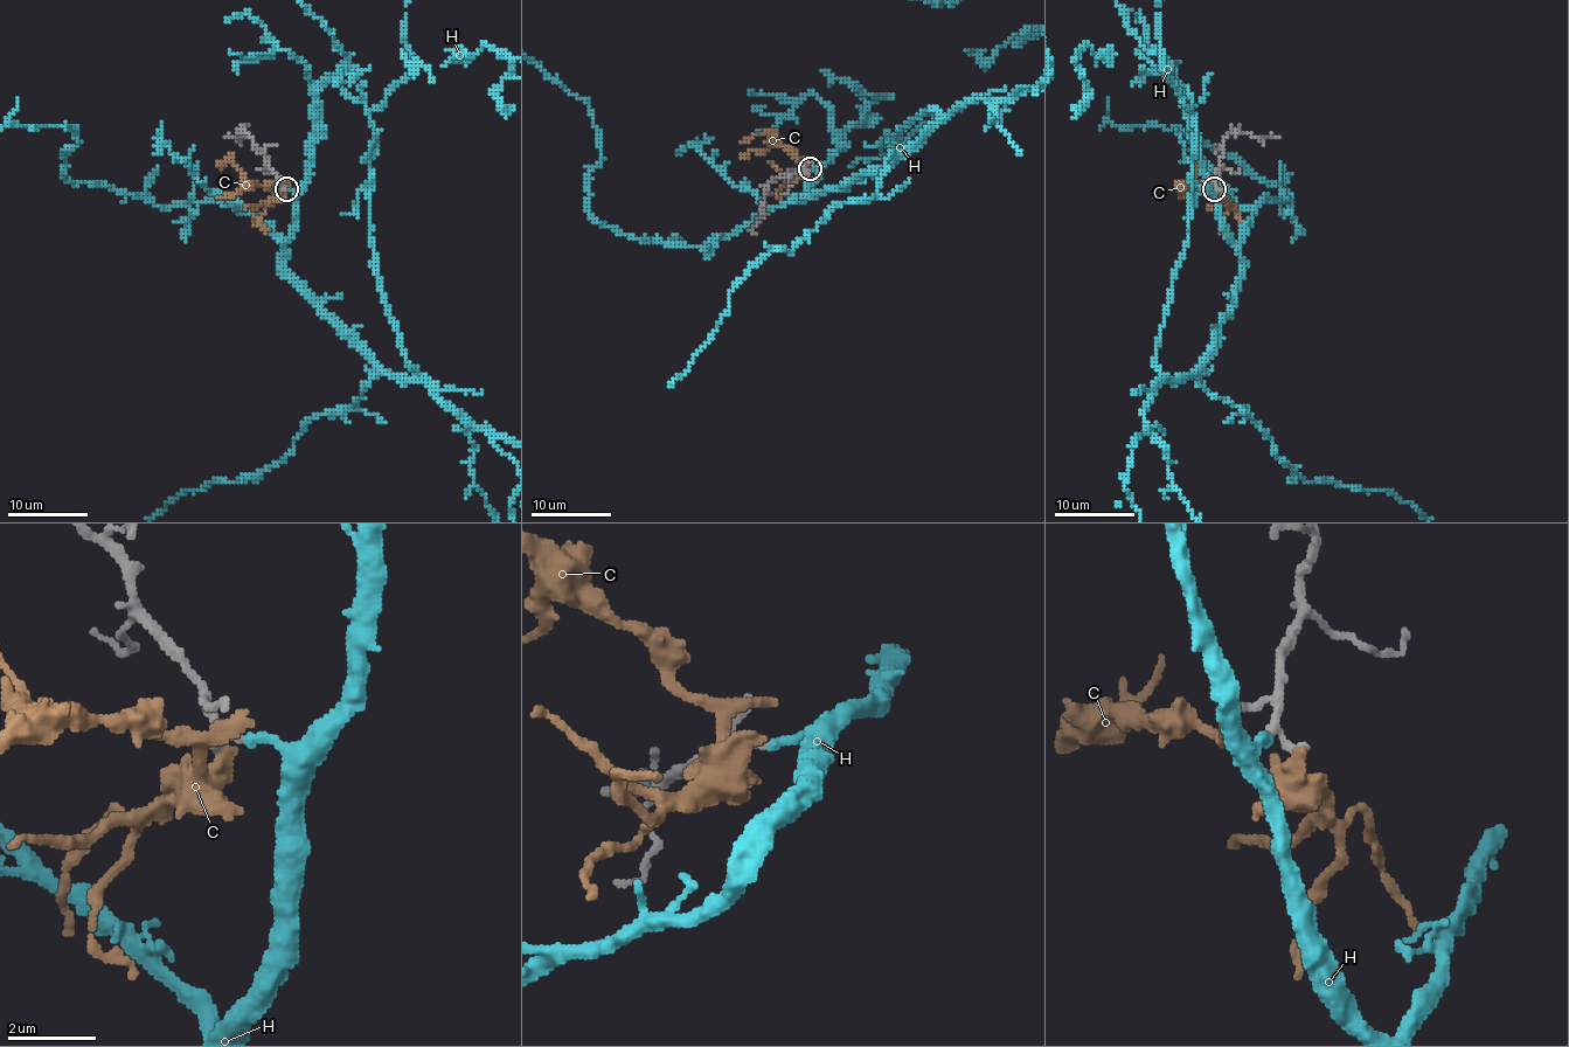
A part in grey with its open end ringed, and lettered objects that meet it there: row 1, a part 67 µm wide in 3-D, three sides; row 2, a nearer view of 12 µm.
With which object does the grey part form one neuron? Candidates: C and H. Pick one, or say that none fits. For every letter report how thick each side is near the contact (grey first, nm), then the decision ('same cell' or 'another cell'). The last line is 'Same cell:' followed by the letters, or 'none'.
C: 160 nm thick on the grey side, 460 nm on the other; another cell
H: 160 nm thick on the grey side, 200 nm on the other; same cell
Same cell: H

